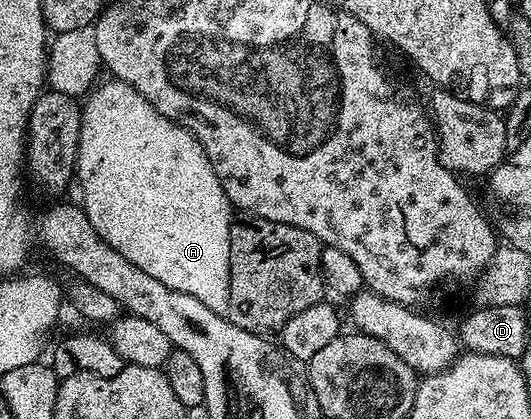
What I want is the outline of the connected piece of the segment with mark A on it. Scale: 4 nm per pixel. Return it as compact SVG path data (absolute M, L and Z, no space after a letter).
M114 78L105 80L86 97L85 103L82 105L79 157L75 163L75 174L77 188L79 184L79 192L83 195L83 200L81 199L83 212L101 239L109 242L109 246L113 246L113 250L117 250L117 254L125 254L125 258L129 258L129 262L133 262L133 266L141 266L141 270L145 270L145 274L157 278L157 282L165 282L165 286L169 286L173 290L181 290L181 294L193 294L193 298L205 302L205 306L209 306L209 310L226 314L229 310L229 238L233 223L231 199L225 194L201 142L190 130L182 128L180 124L174 124L169 118L160 116L156 108L136 88L129 86L125 81Z

